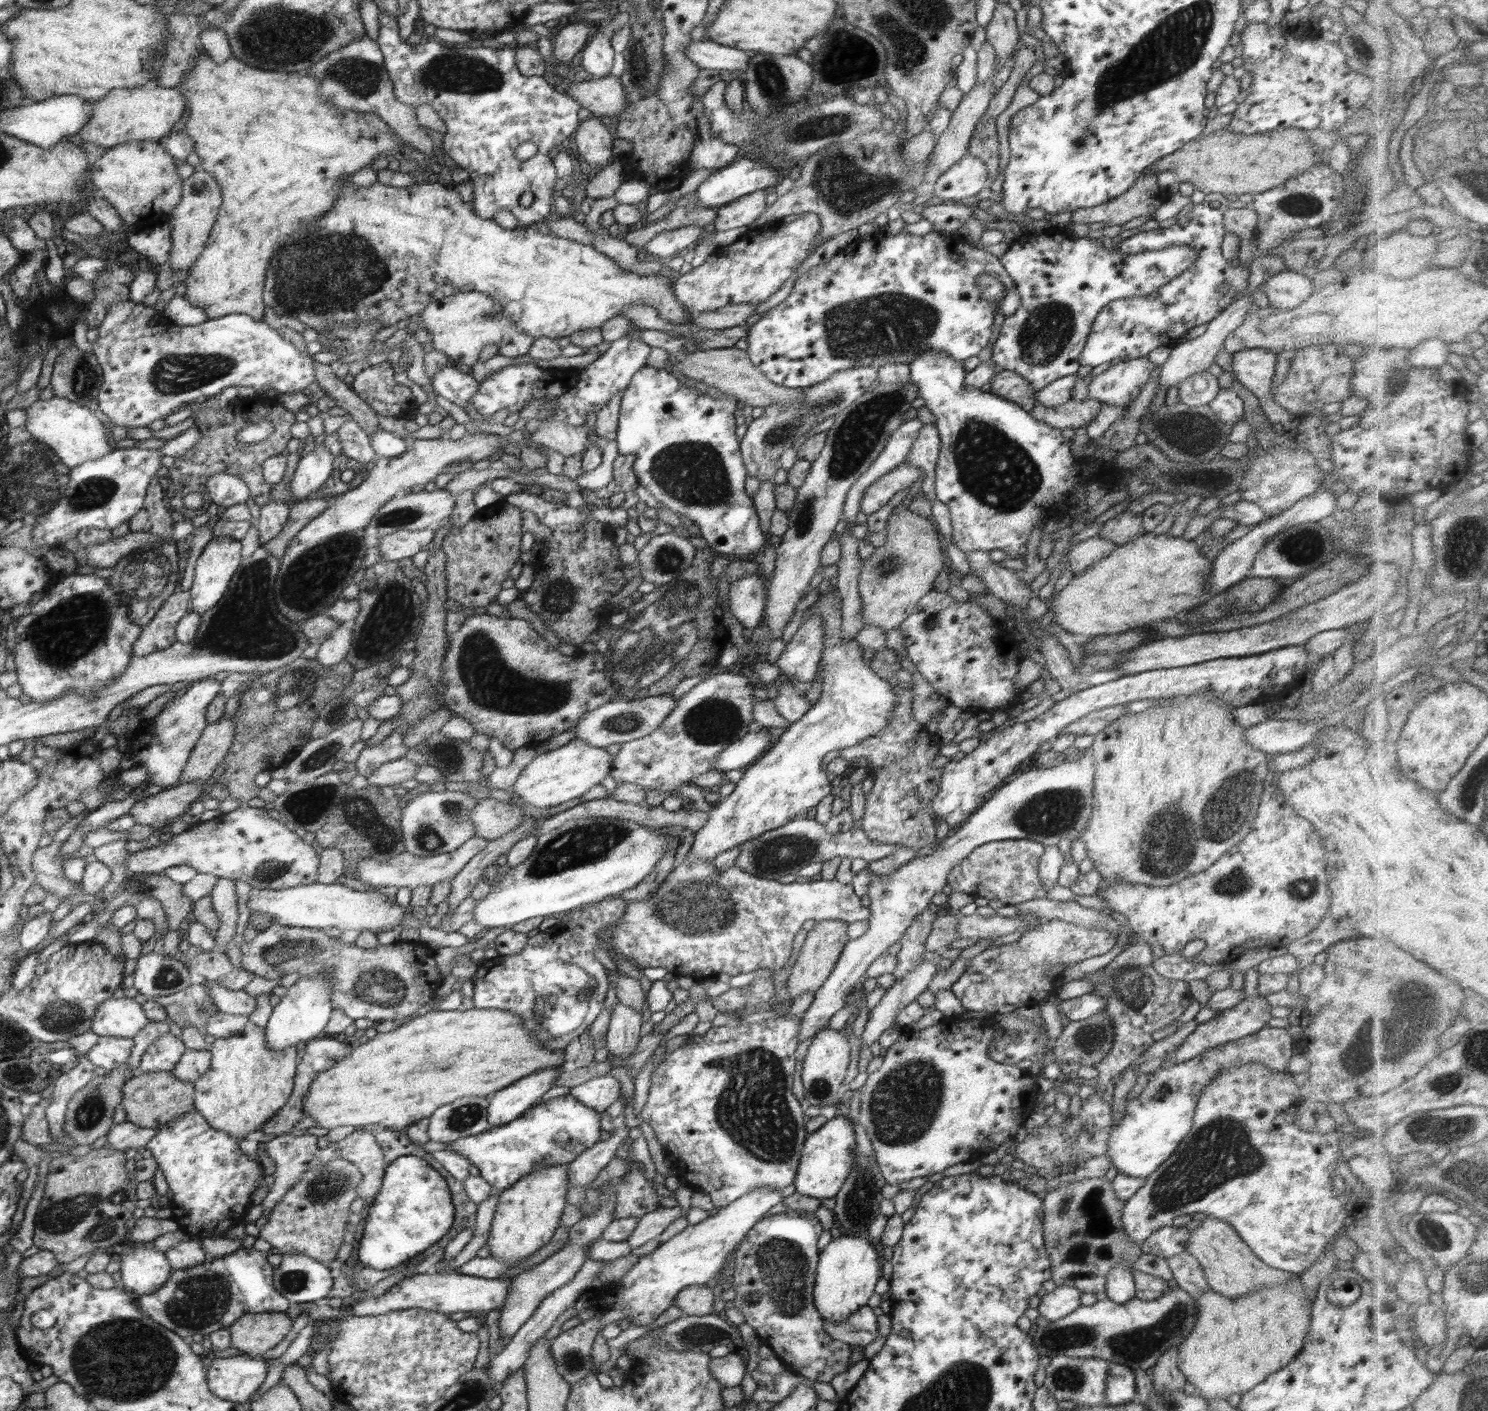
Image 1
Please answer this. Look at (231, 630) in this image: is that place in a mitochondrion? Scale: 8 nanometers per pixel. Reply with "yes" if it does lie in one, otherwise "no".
yes

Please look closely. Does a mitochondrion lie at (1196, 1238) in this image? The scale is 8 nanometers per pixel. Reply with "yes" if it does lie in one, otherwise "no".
no

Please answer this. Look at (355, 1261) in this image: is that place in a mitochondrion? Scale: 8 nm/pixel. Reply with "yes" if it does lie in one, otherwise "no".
no

